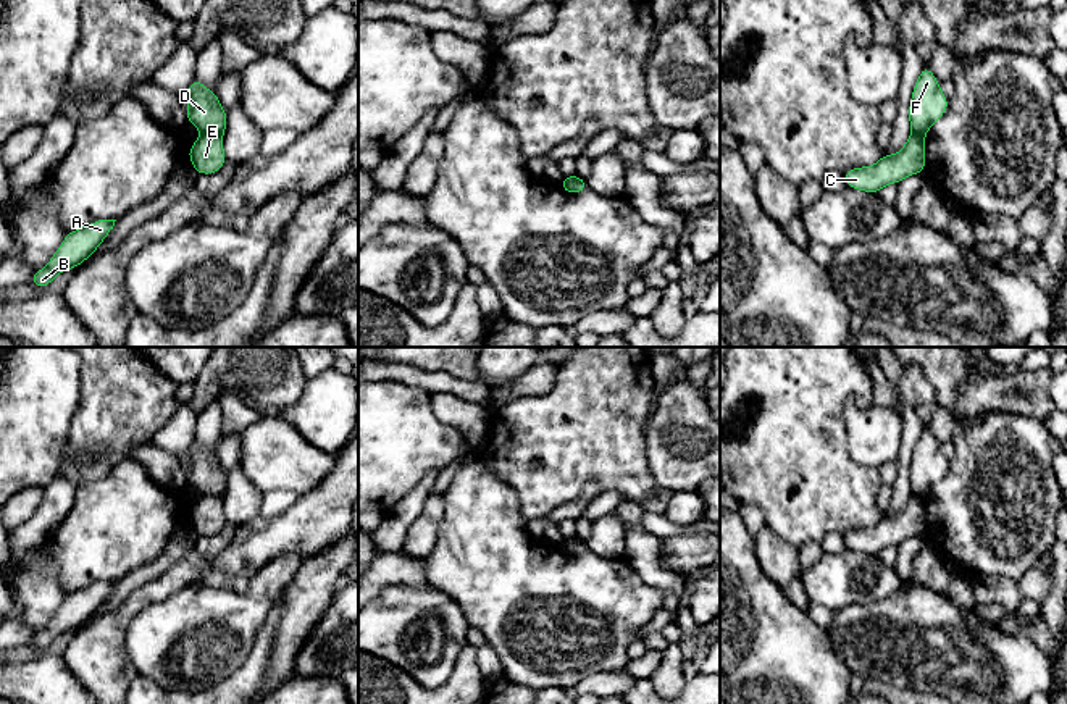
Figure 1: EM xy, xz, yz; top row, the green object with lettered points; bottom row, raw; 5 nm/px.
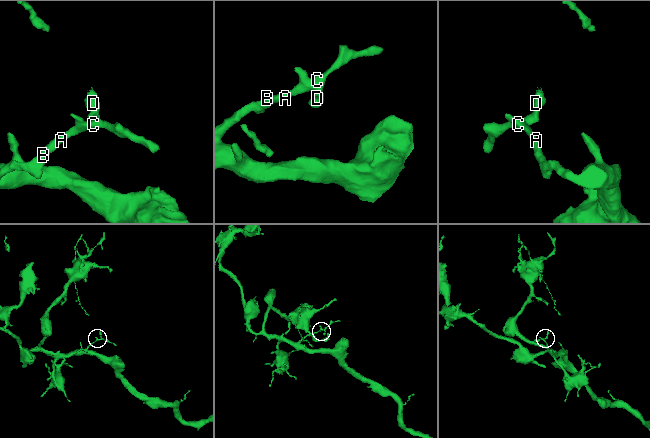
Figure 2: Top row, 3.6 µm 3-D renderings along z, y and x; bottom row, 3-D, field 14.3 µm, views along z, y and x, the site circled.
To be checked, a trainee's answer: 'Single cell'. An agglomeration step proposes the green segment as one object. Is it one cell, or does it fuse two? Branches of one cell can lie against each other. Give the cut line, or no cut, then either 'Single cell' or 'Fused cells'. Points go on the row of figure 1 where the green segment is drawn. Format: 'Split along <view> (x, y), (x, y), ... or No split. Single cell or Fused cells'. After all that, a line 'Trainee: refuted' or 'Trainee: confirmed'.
Split along xy (202, 133), (215, 133), (221, 138). Fused cells
Trainee: refuted

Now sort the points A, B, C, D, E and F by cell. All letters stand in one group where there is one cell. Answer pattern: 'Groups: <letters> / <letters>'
Groups: A B C E / D F

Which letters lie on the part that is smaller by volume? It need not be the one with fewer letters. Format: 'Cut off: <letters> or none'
Cut off: D, F

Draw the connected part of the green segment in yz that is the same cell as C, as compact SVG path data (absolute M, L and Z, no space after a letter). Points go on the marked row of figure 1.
M910 134L904 147L894 153L885 153L872 166L859 166L844 171L844 182L856 191L878 194L888 184L923 173L925 161L925 140L917 134Z

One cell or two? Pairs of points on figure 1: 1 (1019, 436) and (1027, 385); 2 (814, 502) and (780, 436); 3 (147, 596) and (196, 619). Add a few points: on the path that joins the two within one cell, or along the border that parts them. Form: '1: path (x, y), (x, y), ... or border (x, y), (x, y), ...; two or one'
1: border (983, 415), (1008, 412), (1037, 417), (1043, 422); two
2: path (807, 486), (806, 477), (786, 452); one
3: border (192, 583), (160, 601), (147, 604), (128, 624); two

